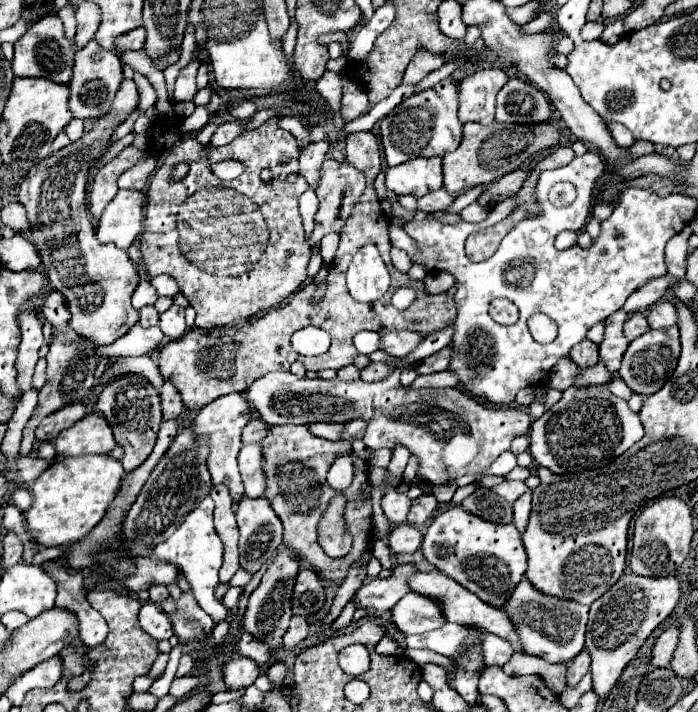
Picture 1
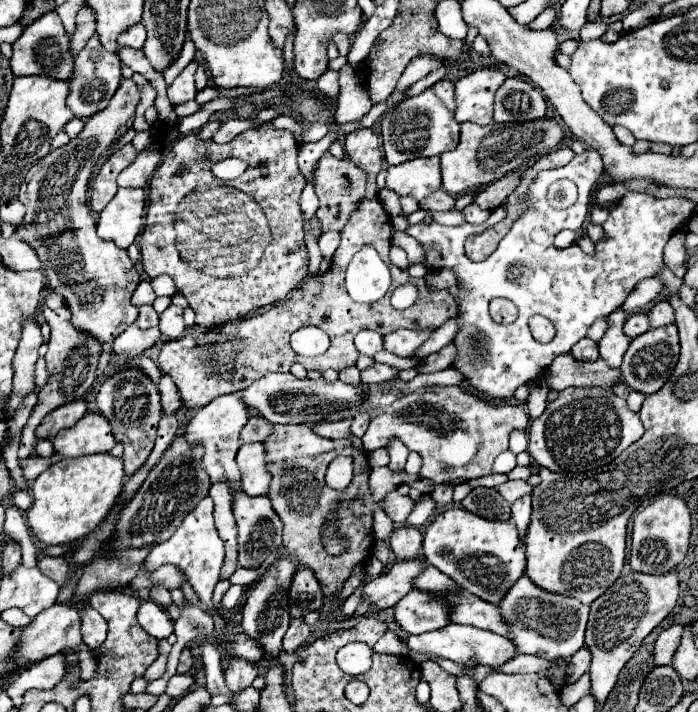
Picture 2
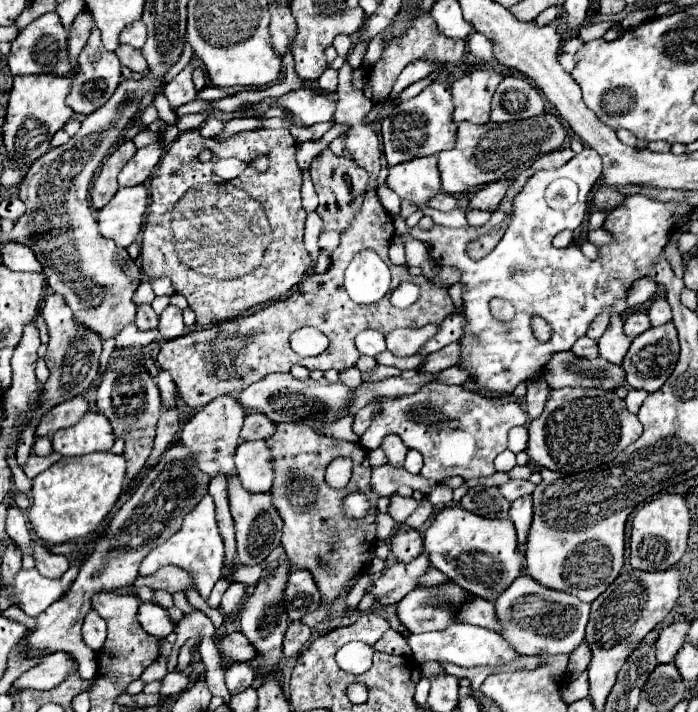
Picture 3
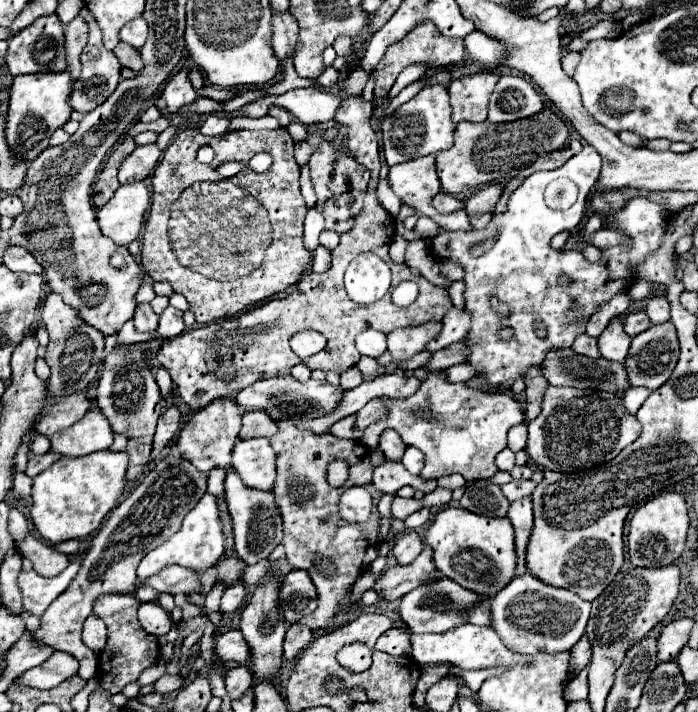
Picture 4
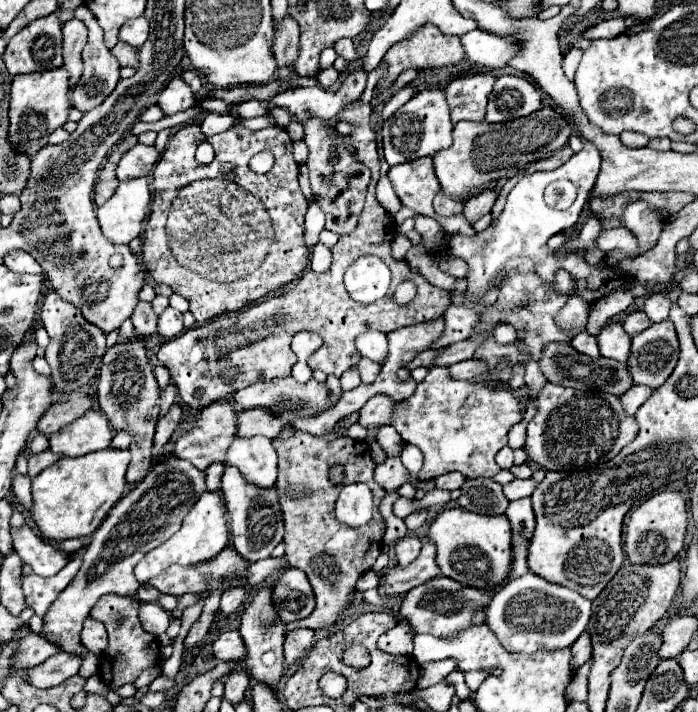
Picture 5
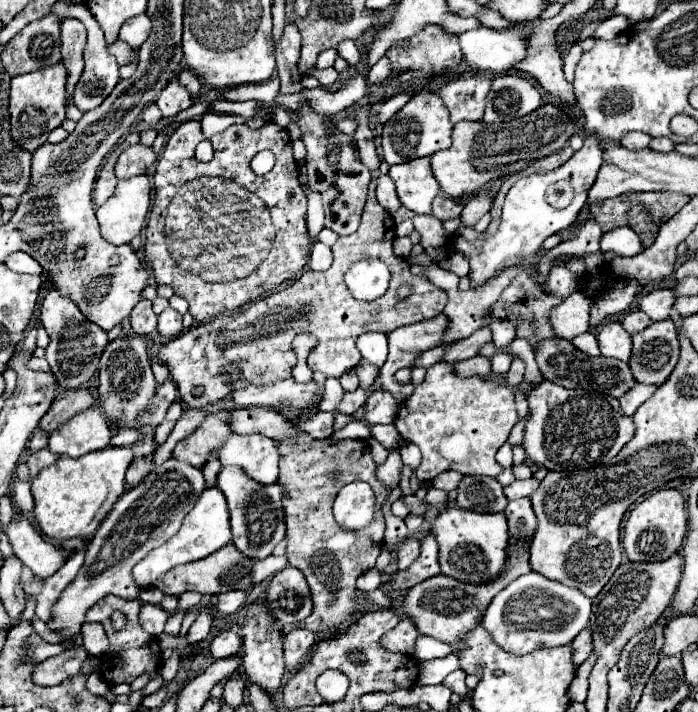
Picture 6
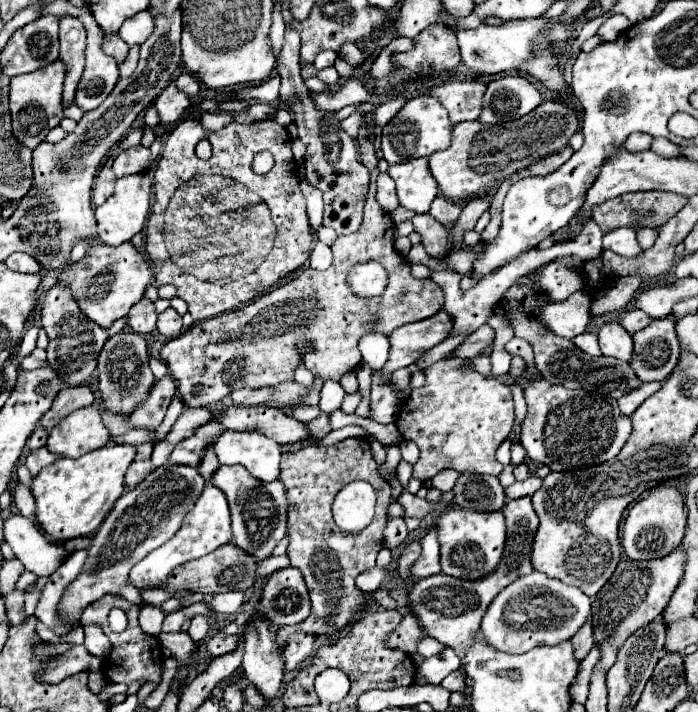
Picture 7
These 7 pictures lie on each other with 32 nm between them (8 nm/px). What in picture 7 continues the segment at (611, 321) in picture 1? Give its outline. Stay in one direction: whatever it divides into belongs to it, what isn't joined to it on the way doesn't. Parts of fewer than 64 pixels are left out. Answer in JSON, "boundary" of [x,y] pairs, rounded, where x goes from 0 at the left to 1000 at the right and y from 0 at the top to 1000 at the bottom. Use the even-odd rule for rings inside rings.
{"boundary":[[[865,455],[857,466],[857,478],[865,500],[880,500],[897,508],[905,503],[905,472],[888,455]]]}

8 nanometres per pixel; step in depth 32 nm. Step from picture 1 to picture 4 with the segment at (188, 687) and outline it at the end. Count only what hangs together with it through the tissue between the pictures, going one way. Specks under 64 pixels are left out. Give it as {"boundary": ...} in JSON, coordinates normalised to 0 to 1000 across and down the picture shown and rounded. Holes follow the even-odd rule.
{"boundary":[[[235,947],[229,955],[221,958],[221,969],[229,972],[229,975],[246,972],[246,969],[252,969],[258,963],[261,963],[261,952],[258,949],[244,949],[244,947]]]}

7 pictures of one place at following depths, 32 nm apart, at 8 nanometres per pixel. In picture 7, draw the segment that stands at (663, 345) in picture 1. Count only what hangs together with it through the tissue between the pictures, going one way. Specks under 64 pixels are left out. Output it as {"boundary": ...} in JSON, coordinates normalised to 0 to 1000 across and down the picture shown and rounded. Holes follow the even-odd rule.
{"boundary":[[[963,447],[934,449],[928,461],[908,469],[908,497],[903,514],[920,537],[951,534],[974,500]]]}

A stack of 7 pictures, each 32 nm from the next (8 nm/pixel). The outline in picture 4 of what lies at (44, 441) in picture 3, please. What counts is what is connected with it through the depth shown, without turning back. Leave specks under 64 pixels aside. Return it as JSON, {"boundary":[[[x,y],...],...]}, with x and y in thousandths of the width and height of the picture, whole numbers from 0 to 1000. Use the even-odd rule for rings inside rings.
{"boundary":[[[49,610],[49,618],[43,624],[43,632],[49,638],[63,638],[72,632],[72,618],[66,612],[57,612],[57,610]]]}

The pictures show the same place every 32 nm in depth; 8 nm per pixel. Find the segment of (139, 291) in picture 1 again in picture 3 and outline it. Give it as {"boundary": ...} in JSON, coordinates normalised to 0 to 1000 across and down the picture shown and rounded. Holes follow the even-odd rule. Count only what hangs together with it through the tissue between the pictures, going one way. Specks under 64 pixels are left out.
{"boundary":[[[203,396],[201,402],[198,402],[198,407],[195,407],[195,413],[192,413],[192,424],[195,427],[203,427],[203,424],[218,424],[221,421],[221,410],[218,410],[218,402],[215,402],[215,396]]]}

